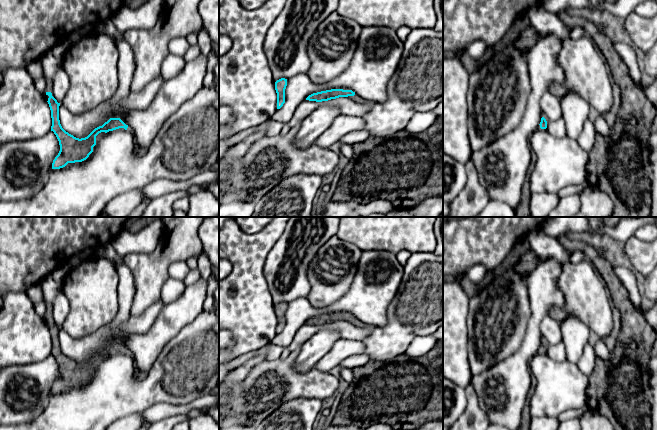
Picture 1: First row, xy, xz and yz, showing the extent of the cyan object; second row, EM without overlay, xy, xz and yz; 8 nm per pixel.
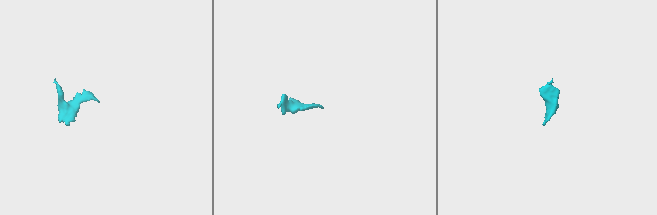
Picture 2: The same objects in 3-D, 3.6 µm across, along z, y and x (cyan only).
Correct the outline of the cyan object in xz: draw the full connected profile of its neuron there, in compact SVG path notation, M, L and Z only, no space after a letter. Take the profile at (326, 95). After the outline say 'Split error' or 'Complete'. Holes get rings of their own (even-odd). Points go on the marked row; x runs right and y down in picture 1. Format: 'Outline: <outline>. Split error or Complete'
Outline: M342 88L342 89L331 89L326 91L321 91L317 93L313 93L309 95L306 100L309 101L316 101L316 102L322 102L322 101L328 101L331 99L336 99L339 97L347 97L355 102L365 102L366 99L363 99L358 94L353 92L352 90Z. Split error

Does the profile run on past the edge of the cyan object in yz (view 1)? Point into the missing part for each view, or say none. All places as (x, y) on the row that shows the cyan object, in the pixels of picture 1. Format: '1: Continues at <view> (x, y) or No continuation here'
1: Continues at yz (542, 114)

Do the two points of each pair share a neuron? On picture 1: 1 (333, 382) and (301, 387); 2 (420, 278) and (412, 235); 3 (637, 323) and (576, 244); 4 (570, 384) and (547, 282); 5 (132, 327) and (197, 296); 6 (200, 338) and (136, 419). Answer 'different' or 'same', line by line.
1: same
2: different
3: same
4: different
5: different
6: different

